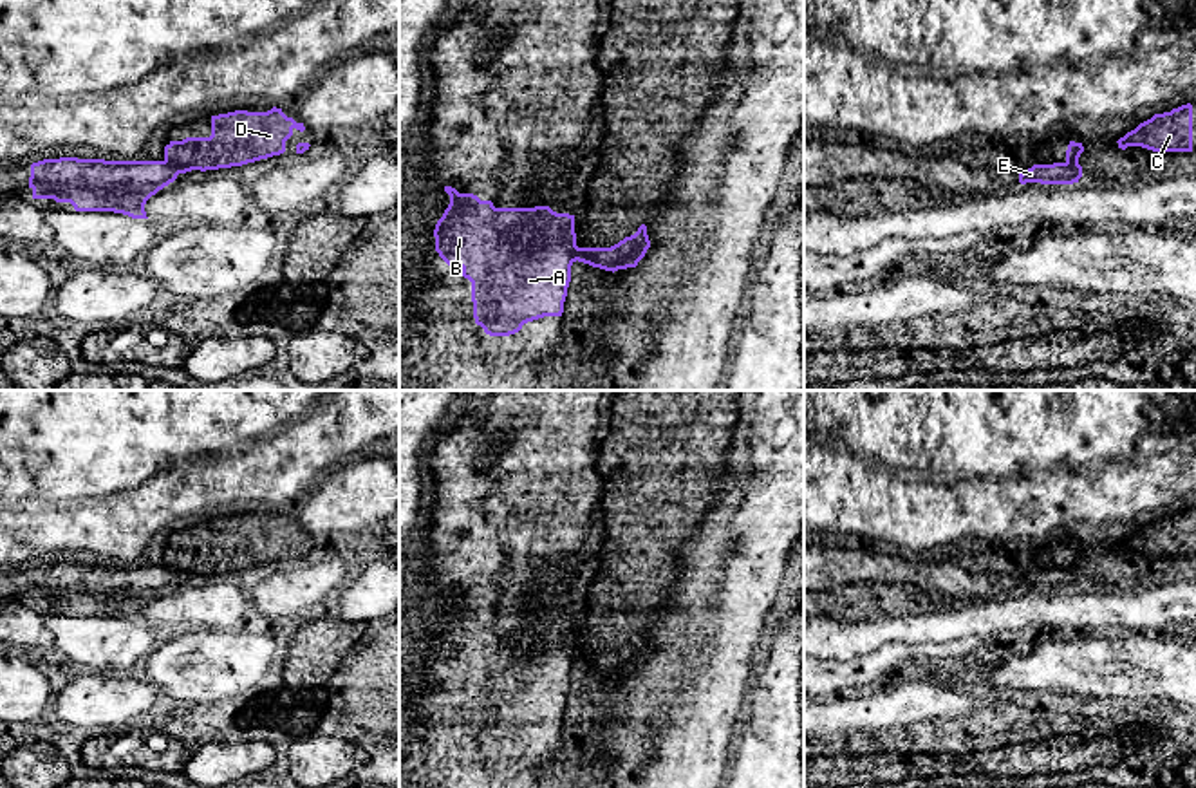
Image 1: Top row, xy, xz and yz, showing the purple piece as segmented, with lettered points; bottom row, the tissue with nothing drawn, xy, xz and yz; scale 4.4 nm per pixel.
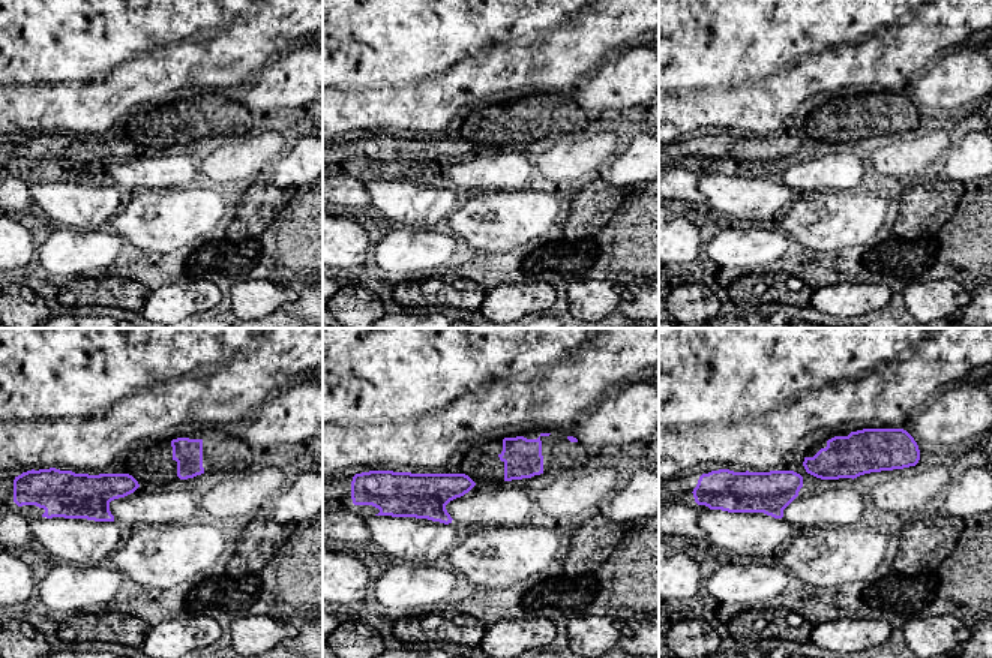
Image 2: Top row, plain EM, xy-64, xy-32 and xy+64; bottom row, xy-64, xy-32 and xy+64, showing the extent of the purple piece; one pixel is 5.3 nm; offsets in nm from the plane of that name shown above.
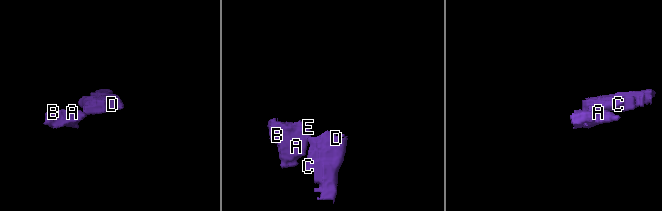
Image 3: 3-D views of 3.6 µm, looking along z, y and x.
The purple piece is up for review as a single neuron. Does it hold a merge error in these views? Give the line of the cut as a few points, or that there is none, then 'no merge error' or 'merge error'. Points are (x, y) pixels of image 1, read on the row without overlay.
xy (165, 564), (179, 577) | merge error

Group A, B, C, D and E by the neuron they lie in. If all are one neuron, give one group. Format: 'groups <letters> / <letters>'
groups A B E / C D

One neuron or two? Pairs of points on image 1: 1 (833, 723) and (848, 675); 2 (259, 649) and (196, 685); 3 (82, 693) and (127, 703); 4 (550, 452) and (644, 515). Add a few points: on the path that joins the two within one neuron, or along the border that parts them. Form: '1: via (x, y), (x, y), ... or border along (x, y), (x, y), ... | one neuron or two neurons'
1: border along (833, 694), (842, 696) | two neurons
2: via (242, 658), (212, 669) | one neuron
3: via (93, 696), (96, 700), (116, 700) | one neuron
4: border along (595, 450), (597, 470) | two neurons

